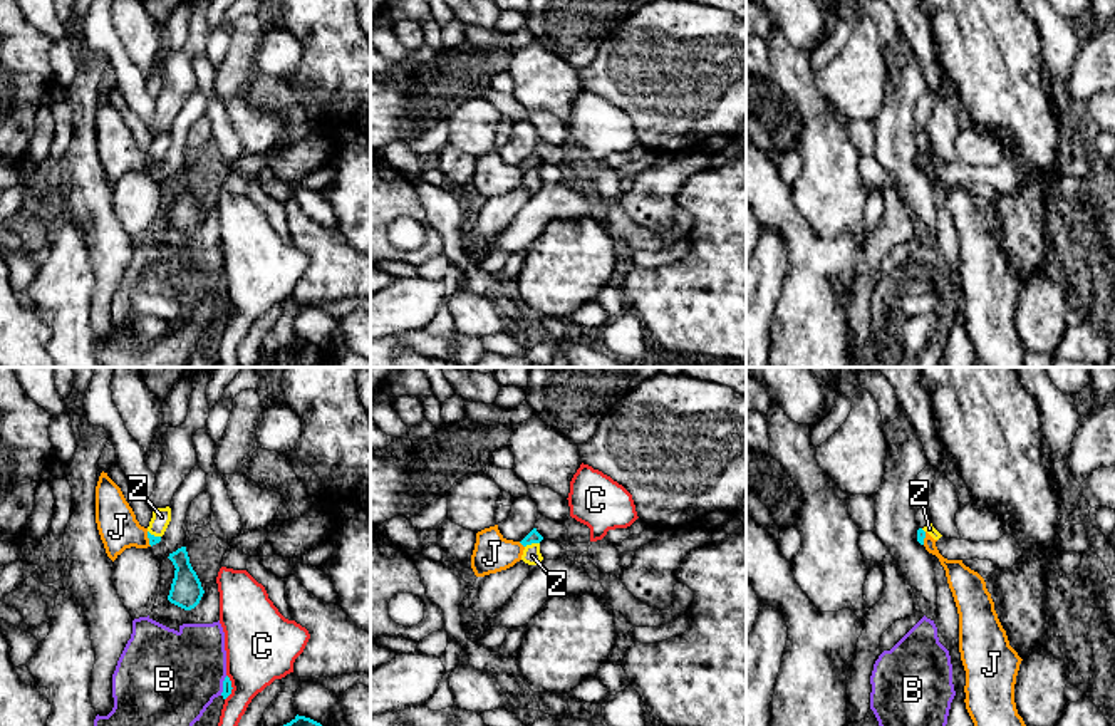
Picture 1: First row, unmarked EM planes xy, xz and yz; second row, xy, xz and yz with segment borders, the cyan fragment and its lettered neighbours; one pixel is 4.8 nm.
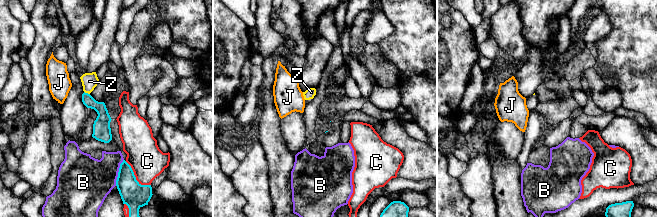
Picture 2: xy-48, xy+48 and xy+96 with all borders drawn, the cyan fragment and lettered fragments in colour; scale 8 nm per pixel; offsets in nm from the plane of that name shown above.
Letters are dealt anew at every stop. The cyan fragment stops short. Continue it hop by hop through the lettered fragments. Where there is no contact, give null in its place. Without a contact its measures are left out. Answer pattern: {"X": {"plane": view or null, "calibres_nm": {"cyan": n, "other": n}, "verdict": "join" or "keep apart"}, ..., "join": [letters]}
{"B": {"plane": "xy", "calibres_nm": {"cyan": 50, "other": 440}, "verdict": "keep apart"}, "C": {"plane": "xy", "calibres_nm": {"cyan": 50, "other": 340}, "verdict": "keep apart"}, "J": {"plane": "xz", "calibres_nm": {"cyan": 60, "other": 180}, "verdict": "keep apart"}, "Z": {"plane": "xz", "calibres_nm": {"cyan": 60, "other": 90}, "verdict": "keep apart"}, "join": []}

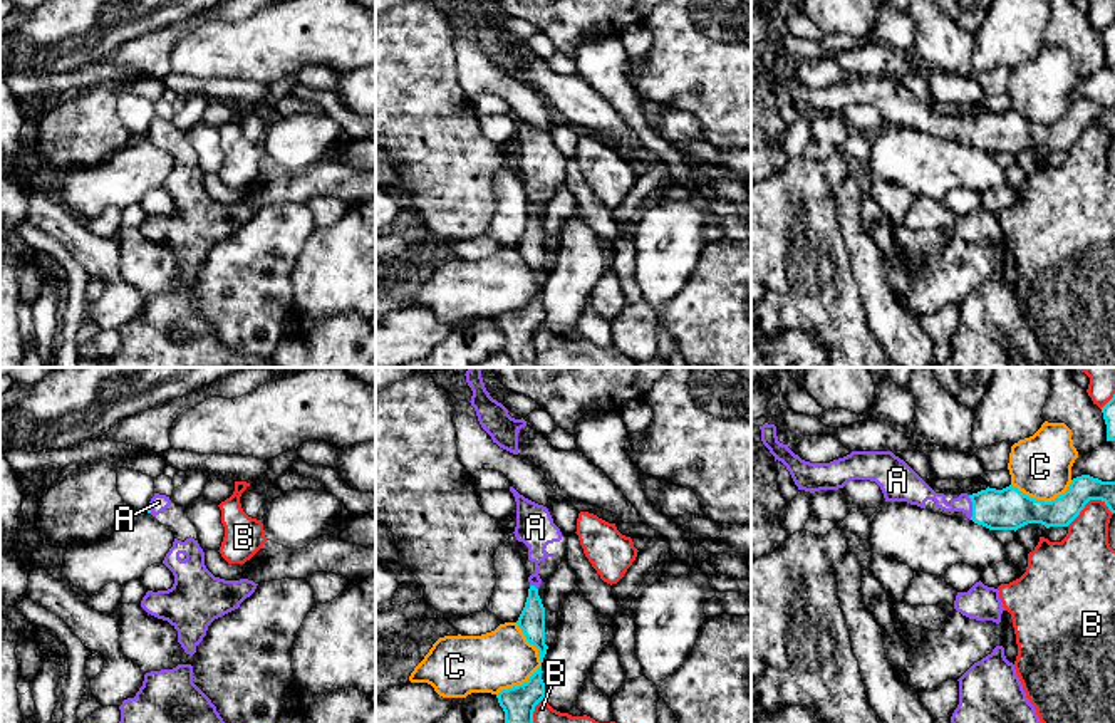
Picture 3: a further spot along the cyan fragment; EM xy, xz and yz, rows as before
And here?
{"A": {"plane": "yz", "calibres_nm": {"cyan": 200, "other": 80}, "verdict": "join"}, "B": {"plane": "yz", "calibres_nm": {"cyan": 140, "other": 240}, "verdict": "keep apart"}, "C": {"plane": "yz", "calibres_nm": {"cyan": 200, "other": 300}, "verdict": "keep apart"}, "join": ["A"]}

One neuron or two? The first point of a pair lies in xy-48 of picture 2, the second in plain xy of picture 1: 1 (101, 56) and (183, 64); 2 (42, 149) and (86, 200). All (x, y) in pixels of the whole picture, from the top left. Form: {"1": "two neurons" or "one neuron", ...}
{"1": "one neuron", "2": "two neurons"}

